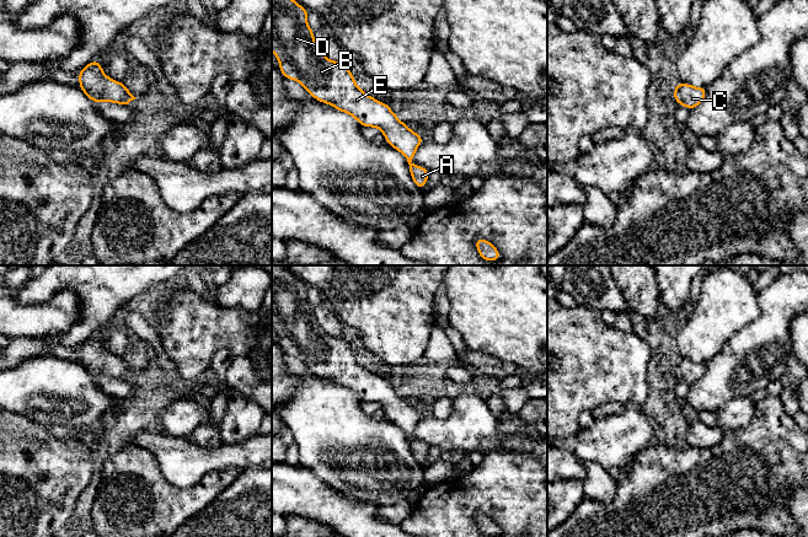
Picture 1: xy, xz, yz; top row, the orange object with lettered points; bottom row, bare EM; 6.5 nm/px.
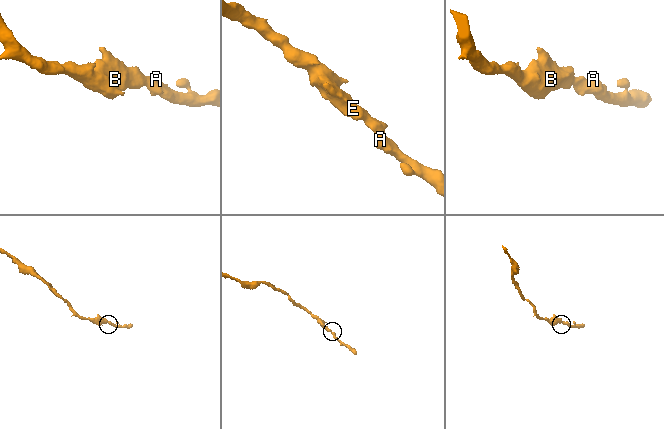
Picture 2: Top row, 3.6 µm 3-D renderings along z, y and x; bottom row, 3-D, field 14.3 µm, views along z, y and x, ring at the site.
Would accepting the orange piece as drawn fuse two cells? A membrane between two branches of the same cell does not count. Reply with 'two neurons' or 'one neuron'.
one neuron

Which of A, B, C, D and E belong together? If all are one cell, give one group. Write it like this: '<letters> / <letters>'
A B C D E

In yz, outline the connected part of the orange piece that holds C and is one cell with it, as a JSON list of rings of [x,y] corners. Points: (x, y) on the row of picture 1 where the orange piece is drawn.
[[[680,82],[674,87],[674,100],[678,104],[684,104],[689,111],[700,106],[707,93],[707,87],[694,87]]]

